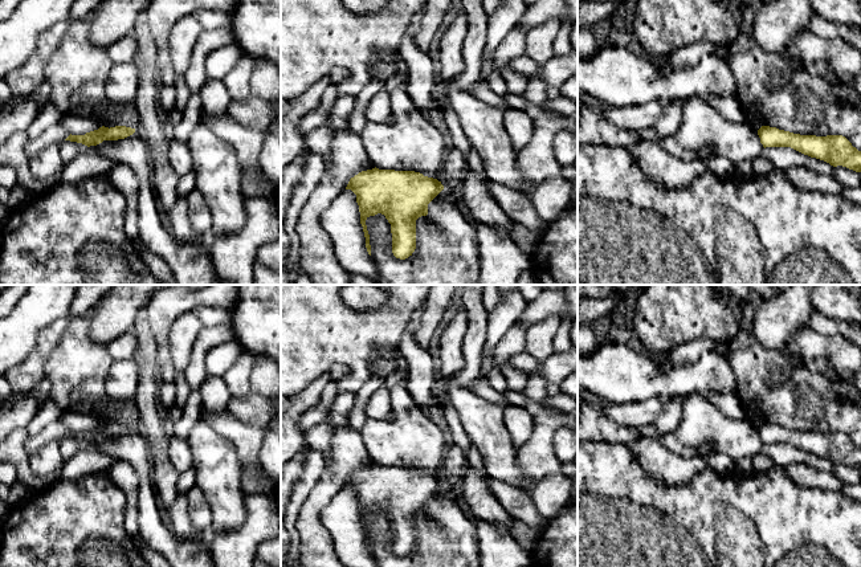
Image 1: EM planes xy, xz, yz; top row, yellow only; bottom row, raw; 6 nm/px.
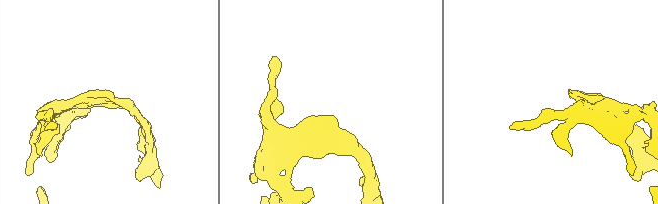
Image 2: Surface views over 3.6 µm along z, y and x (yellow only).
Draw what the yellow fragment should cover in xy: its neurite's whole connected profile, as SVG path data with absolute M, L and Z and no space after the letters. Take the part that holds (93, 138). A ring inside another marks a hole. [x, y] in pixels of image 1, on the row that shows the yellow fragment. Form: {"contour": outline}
{"contour": "M115 126L115 127L99 127L98 130L86 132L85 135L69 135L65 140L82 143L87 147L97 146L103 140L118 140L125 139L135 132L135 129L126 126Z"}

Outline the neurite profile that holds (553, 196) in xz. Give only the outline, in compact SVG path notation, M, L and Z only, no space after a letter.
M552 175L535 187L530 199L538 215L550 223L570 207L572 192L572 184L567 179Z

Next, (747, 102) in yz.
M739 33L730 44L729 65L736 78L738 99L746 113L752 113L763 126L800 135L842 135L861 151L861 97L850 86L828 81L795 69L793 57L783 57L762 49L752 33ZM775 72L791 73L791 83L771 90L767 79Z

